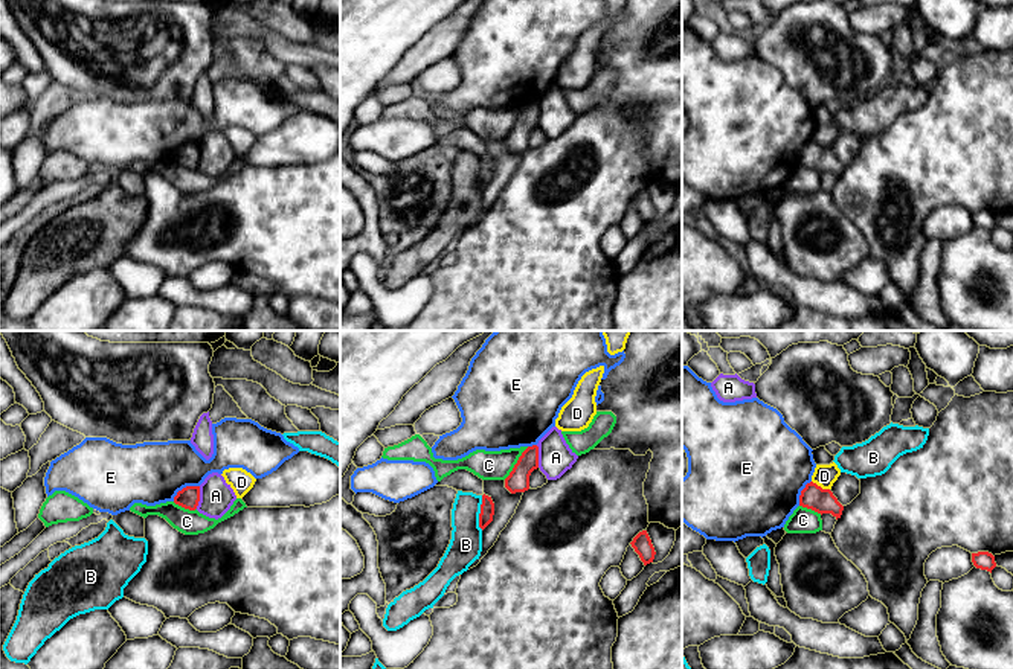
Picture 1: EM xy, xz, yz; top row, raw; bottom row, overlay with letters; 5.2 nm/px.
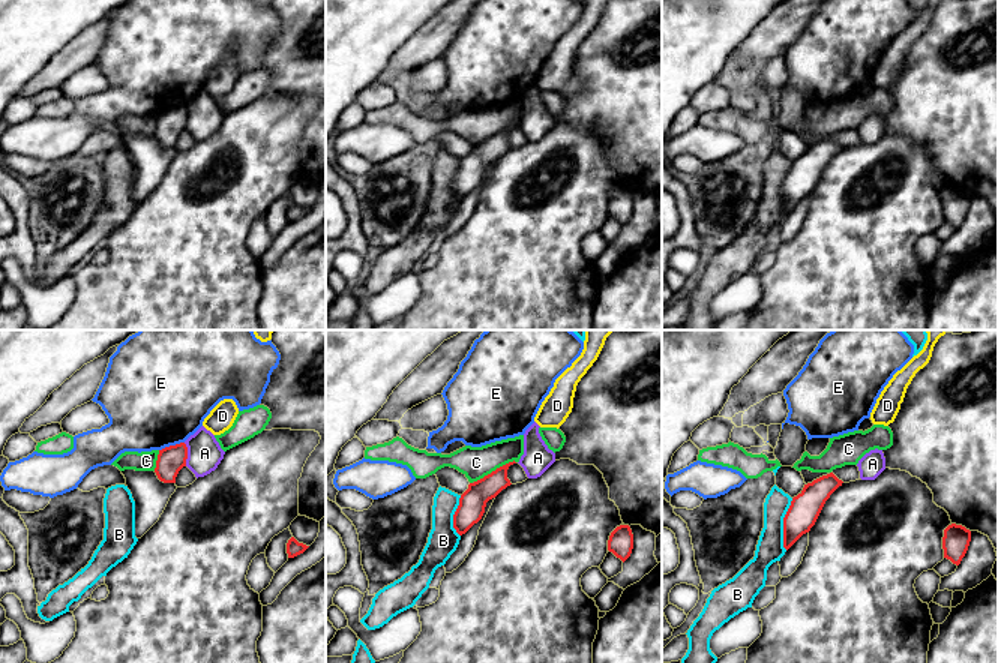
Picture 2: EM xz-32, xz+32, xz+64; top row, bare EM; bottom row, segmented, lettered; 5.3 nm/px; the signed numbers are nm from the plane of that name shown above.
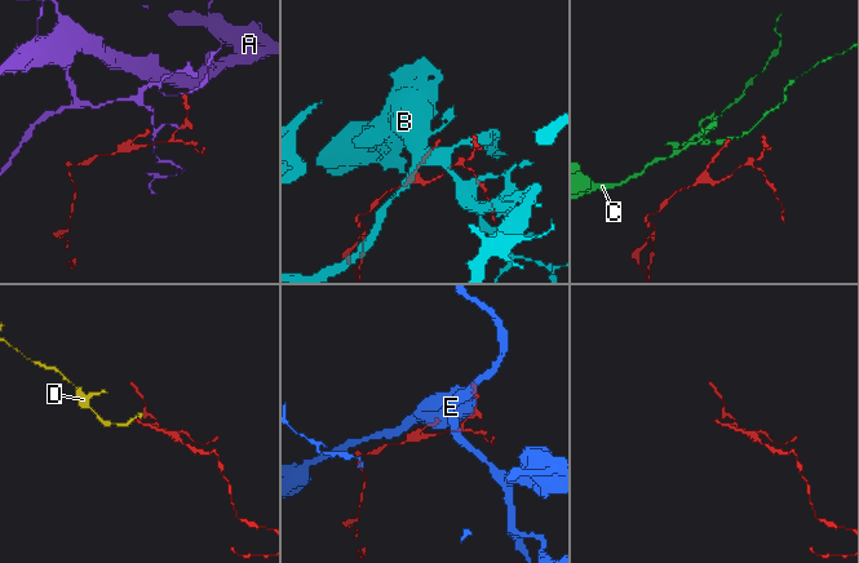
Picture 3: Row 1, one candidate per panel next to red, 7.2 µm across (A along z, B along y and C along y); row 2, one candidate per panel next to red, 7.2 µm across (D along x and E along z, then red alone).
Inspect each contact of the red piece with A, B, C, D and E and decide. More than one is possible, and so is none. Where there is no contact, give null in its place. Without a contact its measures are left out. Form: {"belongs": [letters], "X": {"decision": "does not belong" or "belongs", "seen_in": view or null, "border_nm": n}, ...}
{"belongs": [], "A": {"decision": "does not belong", "seen_in": "xy", "border_nm": 120}, "B": {"decision": "does not belong", "seen_in": "xz", "border_nm": 180}, "C": {"decision": "does not belong", "seen_in": "xz", "border_nm": 220}, "D": {"decision": "does not belong", "seen_in": "yz", "border_nm": 110}, "E": {"decision": "does not belong", "seen_in": "xy", "border_nm": 170}}

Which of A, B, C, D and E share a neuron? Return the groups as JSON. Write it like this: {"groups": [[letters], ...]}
{"groups": [["A"], ["B"], ["C"], ["D"], ["E"]]}

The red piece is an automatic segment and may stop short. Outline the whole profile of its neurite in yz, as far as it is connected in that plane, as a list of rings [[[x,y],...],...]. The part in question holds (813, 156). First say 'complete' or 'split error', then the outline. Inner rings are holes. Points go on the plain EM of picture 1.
complete; [[[810,140],[801,149],[799,165],[812,168],[818,172],[831,172],[836,178],[841,177],[844,165],[838,160],[830,148],[822,148]]]

